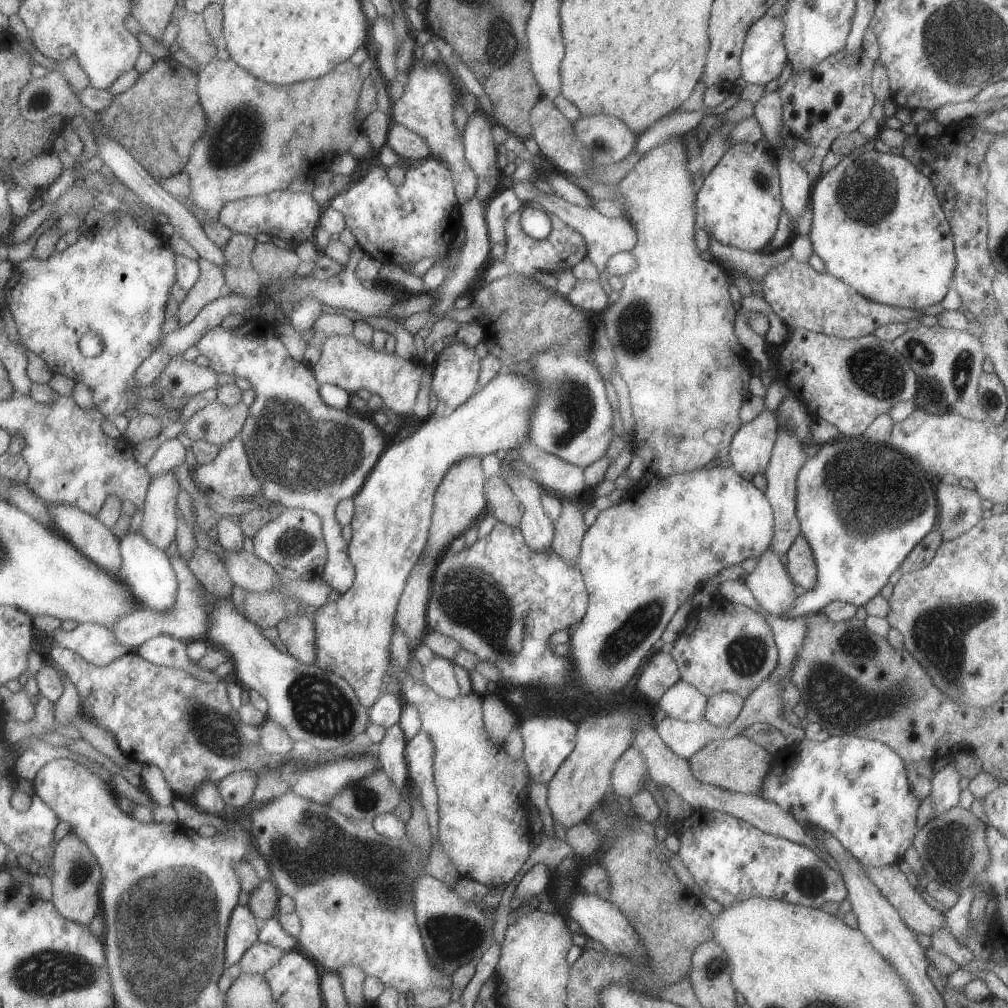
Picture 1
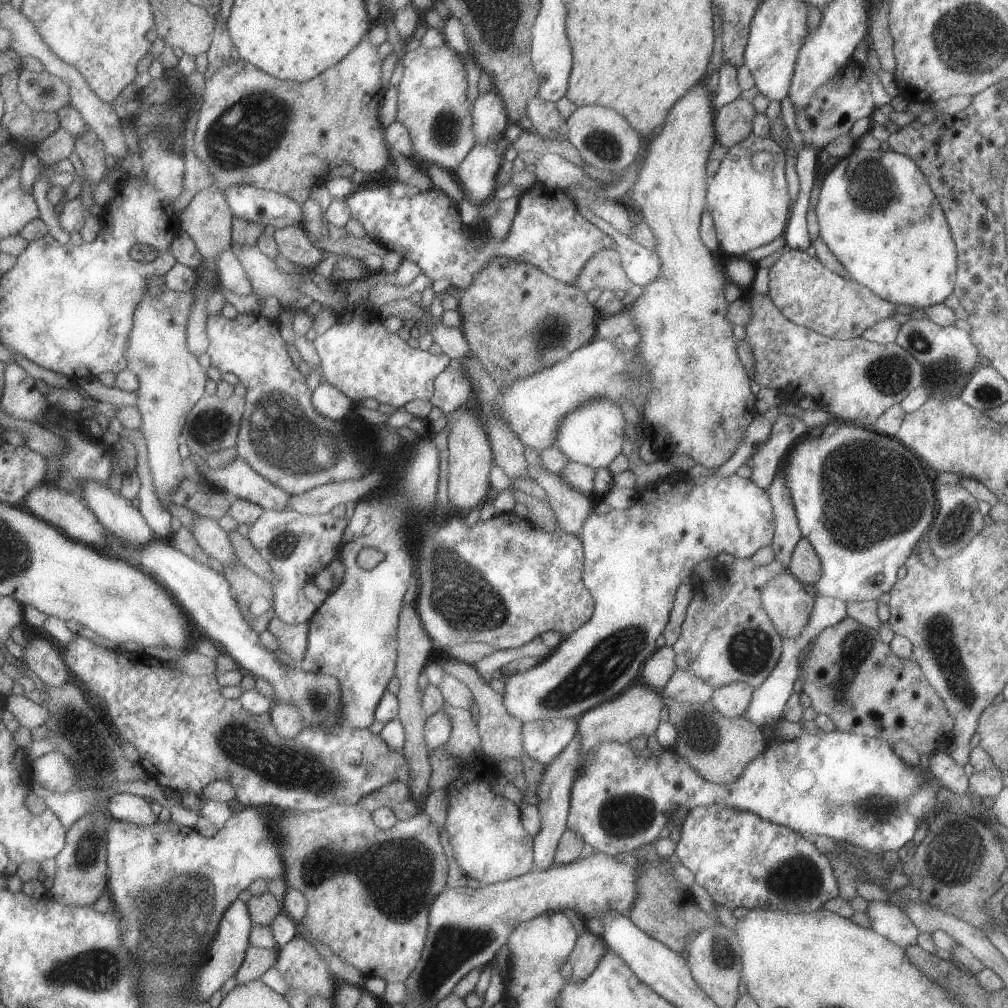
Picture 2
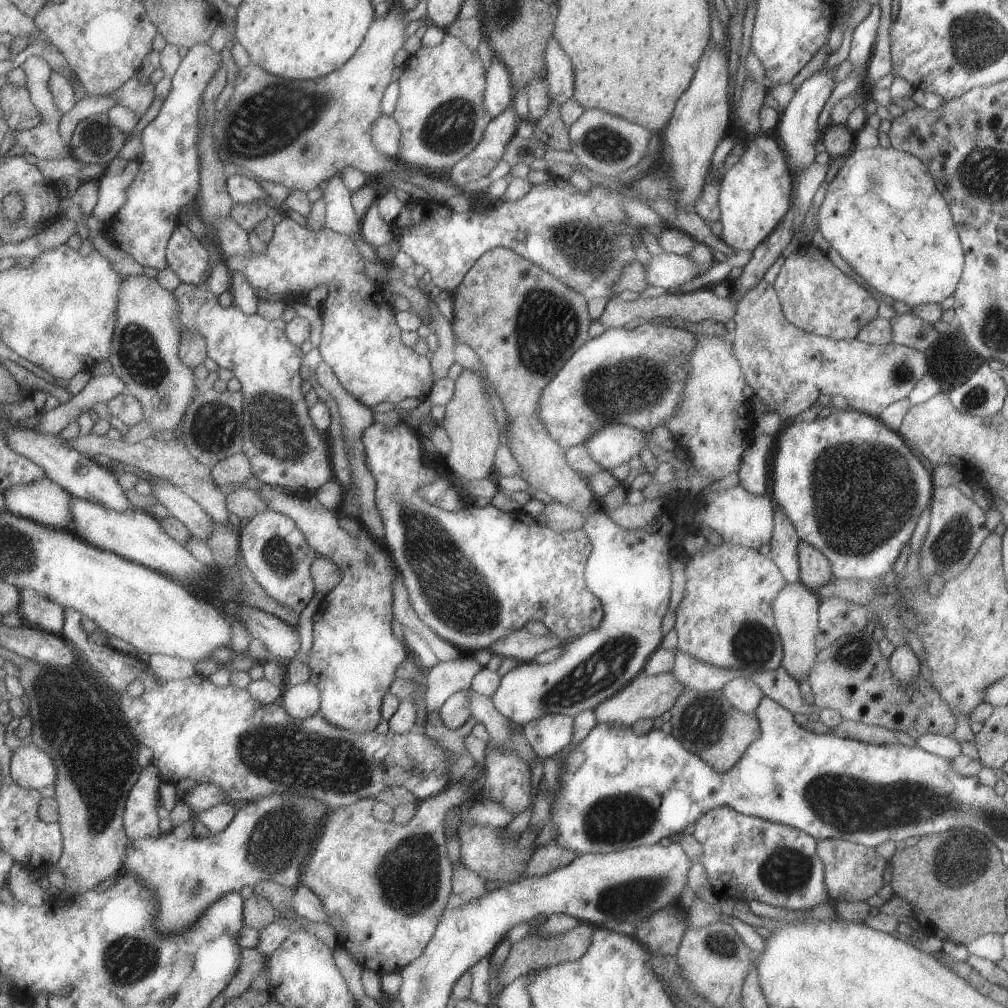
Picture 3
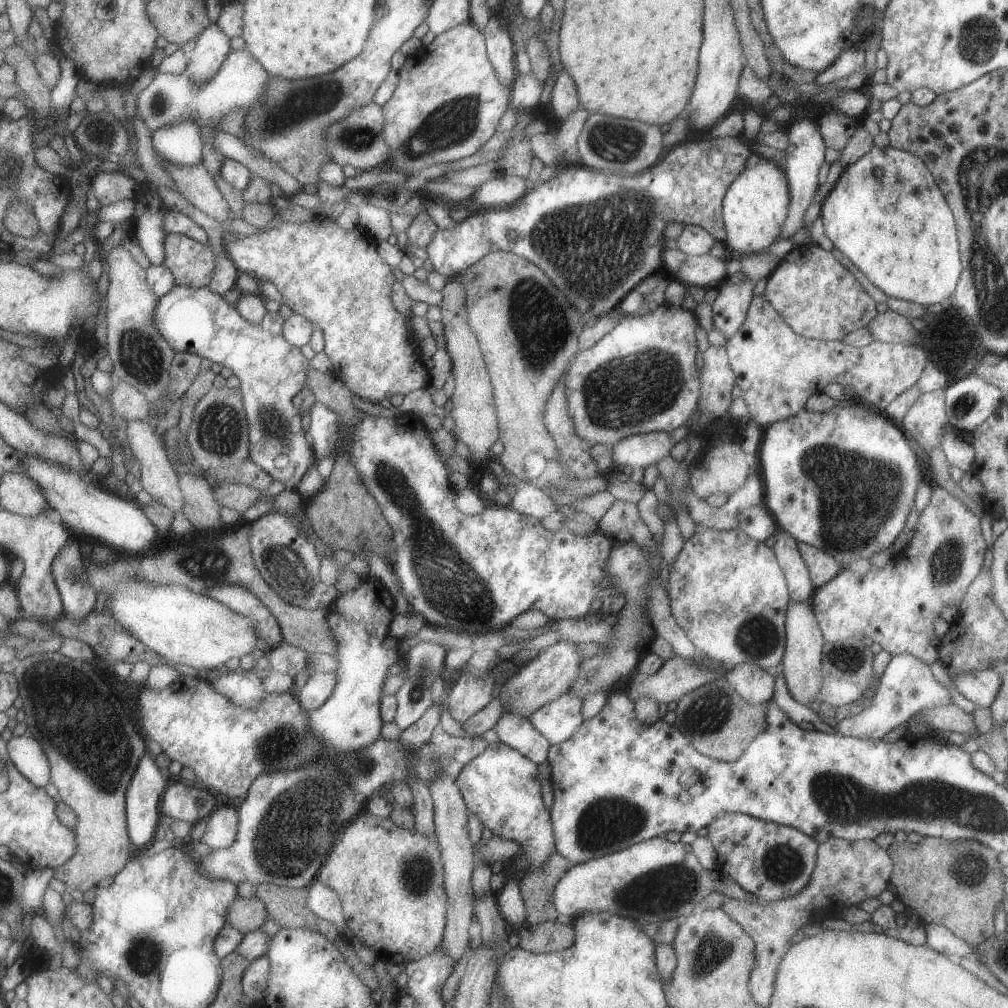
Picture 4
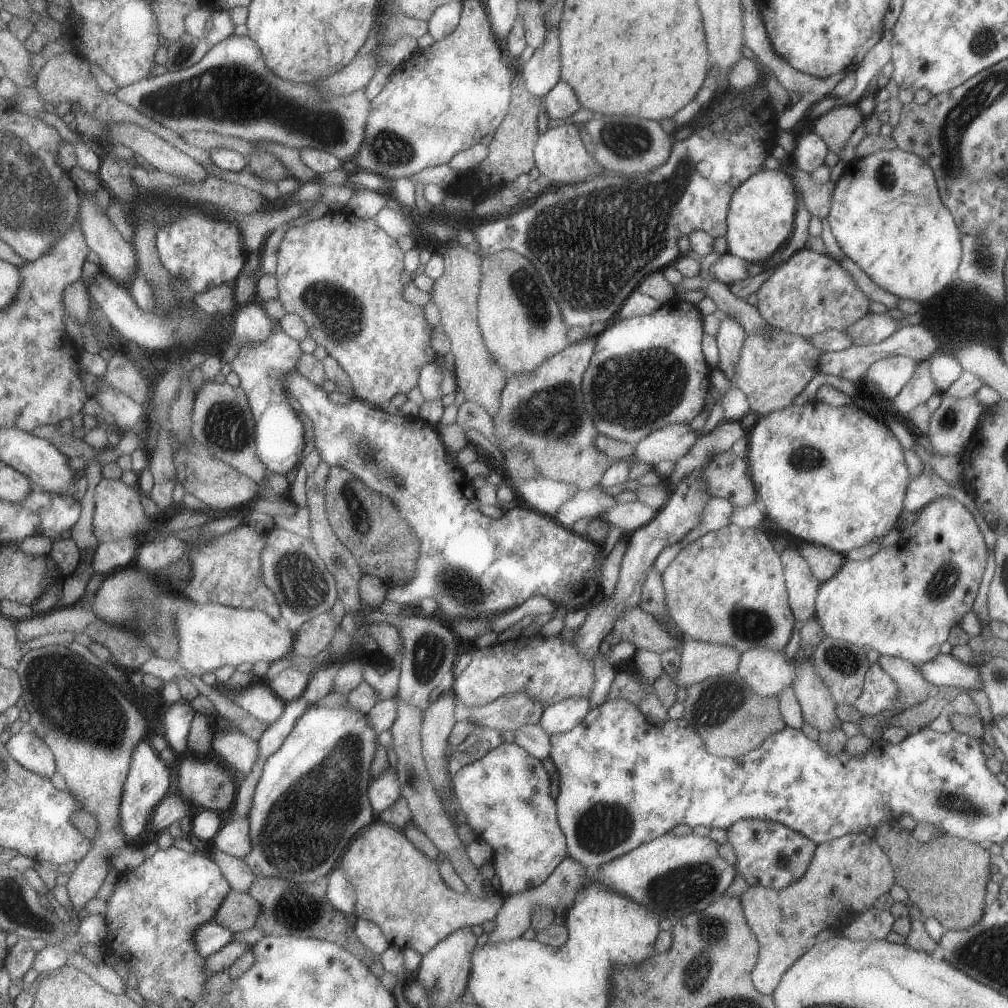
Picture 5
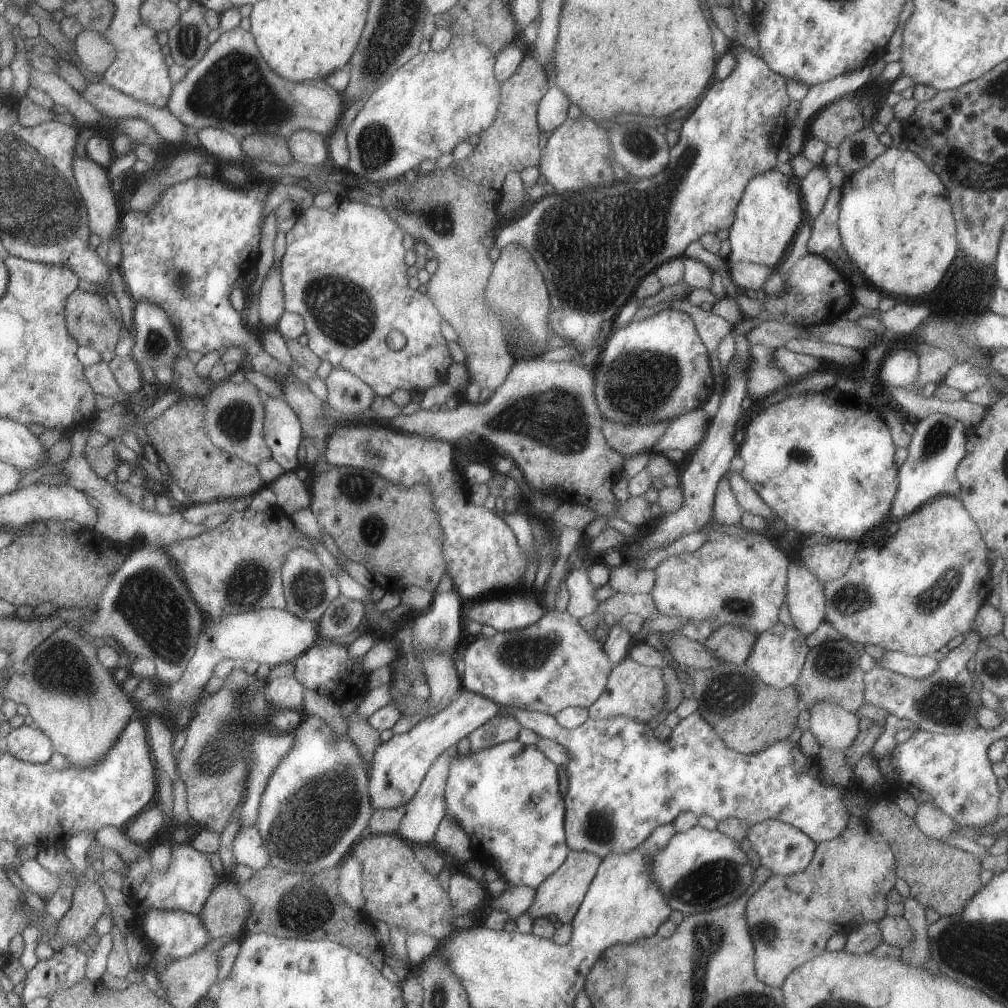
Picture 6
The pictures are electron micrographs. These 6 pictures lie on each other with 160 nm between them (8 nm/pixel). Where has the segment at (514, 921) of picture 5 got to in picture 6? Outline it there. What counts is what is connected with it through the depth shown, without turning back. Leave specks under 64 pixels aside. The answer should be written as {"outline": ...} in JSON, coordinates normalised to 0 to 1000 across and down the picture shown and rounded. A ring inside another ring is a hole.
{"outline":[[[564,843],[557,859],[548,865],[541,873],[532,880],[530,894],[523,903],[527,911],[552,909],[558,916],[564,916],[572,905],[574,896],[582,885],[584,876],[590,869],[595,851],[589,847]]]}

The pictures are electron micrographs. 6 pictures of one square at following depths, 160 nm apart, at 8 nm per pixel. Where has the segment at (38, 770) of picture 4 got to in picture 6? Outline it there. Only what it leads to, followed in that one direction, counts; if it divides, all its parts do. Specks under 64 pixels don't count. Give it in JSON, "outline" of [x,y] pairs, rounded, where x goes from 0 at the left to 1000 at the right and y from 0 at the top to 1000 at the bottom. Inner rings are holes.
{"outline":[[[23,718],[6,731],[8,745],[28,757],[49,757],[56,747],[52,732],[38,720]]]}

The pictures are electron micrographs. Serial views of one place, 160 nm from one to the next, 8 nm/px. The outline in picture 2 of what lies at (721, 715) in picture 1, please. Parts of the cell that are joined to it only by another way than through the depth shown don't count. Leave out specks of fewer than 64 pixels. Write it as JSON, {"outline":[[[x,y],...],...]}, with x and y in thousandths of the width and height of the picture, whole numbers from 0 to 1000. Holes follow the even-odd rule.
{"outline":[[[728,677],[711,682],[704,693],[711,706],[717,710],[729,712],[740,706],[747,684],[738,677]]]}

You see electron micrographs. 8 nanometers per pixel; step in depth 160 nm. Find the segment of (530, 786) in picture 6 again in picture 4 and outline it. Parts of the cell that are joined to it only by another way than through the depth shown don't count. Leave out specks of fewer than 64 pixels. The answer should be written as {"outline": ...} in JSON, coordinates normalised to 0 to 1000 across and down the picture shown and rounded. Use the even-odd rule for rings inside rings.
{"outline":[[[497,735],[486,737],[455,765],[451,776],[465,808],[472,810],[489,828],[514,837],[513,847],[501,855],[501,871],[533,862],[552,845],[546,805],[541,802],[534,759]]]}

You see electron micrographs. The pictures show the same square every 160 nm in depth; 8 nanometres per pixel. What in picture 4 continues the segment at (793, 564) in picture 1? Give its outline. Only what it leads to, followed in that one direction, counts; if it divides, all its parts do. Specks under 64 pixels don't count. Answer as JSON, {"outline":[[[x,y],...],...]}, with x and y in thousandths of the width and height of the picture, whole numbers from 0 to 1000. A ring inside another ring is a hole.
{"outline":[[[796,538],[791,539],[791,544],[809,583],[822,577],[833,566],[833,560],[818,547]]]}

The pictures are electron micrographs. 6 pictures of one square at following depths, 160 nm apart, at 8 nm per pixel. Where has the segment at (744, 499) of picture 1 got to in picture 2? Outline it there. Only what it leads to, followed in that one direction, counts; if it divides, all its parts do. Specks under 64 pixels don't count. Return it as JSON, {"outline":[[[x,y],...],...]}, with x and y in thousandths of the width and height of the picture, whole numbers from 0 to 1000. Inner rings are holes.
{"outline":[[[668,467],[664,469],[658,476],[651,478],[648,482],[642,482],[641,485],[630,494],[628,500],[622,505],[607,505],[602,509],[590,510],[584,509],[578,520],[574,530],[578,548],[579,557],[577,560],[577,576],[580,583],[587,591],[588,607],[586,613],[577,619],[572,625],[563,629],[558,636],[546,646],[538,655],[537,658],[522,664],[521,666],[504,666],[500,667],[500,684],[497,688],[498,697],[501,704],[511,712],[514,712],[518,717],[549,714],[549,713],[563,713],[568,711],[572,713],[579,706],[586,704],[589,700],[603,695],[604,693],[616,688],[622,681],[625,681],[634,673],[635,662],[639,655],[650,646],[650,633],[656,629],[666,605],[668,597],[668,589],[672,585],[672,581],[676,575],[686,575],[688,562],[693,560],[699,555],[708,555],[711,549],[719,548],[725,550],[727,555],[738,555],[744,553],[750,546],[756,542],[765,540],[765,535],[768,529],[768,510],[766,500],[764,499],[760,486],[753,484],[745,475],[735,474],[727,469],[722,473],[714,473],[709,469],[705,471],[690,471],[684,472],[680,469]]]}

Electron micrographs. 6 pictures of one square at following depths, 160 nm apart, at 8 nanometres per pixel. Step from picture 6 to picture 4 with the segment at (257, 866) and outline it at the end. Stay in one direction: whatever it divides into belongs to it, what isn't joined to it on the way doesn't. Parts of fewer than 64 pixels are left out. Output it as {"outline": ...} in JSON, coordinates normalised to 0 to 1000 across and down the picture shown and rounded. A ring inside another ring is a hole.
{"outline":[[[229,800],[215,802],[207,810],[205,827],[198,836],[212,842],[224,842],[235,835],[238,825],[238,807]]]}

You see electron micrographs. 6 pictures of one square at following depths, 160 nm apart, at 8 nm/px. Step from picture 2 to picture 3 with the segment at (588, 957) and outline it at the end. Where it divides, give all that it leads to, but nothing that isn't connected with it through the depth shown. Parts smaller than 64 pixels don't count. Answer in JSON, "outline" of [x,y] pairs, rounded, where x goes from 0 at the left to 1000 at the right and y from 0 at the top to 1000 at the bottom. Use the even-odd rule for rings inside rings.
{"outline":[[[575,915],[566,923],[563,922],[554,928],[545,928],[544,930],[538,930],[529,922],[526,922],[521,929],[517,930],[517,933],[510,935],[506,938],[504,947],[494,967],[494,977],[497,977],[499,980],[501,977],[507,976],[514,968],[523,967],[530,962],[561,953],[572,952],[580,946],[581,940],[584,940],[585,929],[588,922],[588,919],[584,916]]]}

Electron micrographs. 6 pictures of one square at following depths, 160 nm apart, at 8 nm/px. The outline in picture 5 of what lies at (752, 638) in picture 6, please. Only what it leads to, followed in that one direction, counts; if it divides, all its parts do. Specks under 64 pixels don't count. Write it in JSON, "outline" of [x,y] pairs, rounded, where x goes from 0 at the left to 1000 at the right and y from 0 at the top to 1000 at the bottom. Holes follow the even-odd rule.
{"outline":[[[682,633],[677,636],[674,647],[675,658],[671,671],[667,676],[673,682],[682,683],[686,678],[701,672],[720,672],[730,667],[734,649],[721,640],[710,640]]]}

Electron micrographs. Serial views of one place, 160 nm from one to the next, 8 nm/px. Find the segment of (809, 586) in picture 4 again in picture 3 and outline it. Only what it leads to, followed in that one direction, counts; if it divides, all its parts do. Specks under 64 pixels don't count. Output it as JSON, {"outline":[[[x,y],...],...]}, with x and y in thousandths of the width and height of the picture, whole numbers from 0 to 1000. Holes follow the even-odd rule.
{"outline":[[[773,504],[766,510],[766,531],[761,552],[769,559],[778,576],[783,579],[793,576],[792,544],[794,537],[789,523]]]}

